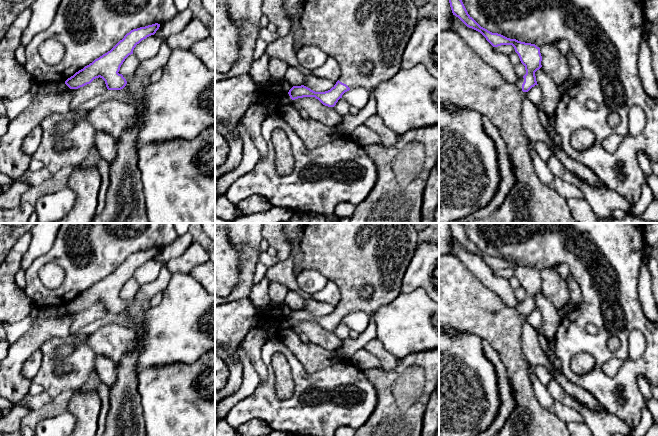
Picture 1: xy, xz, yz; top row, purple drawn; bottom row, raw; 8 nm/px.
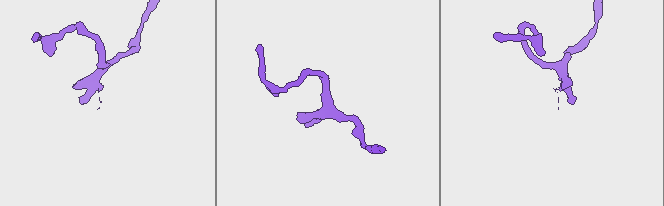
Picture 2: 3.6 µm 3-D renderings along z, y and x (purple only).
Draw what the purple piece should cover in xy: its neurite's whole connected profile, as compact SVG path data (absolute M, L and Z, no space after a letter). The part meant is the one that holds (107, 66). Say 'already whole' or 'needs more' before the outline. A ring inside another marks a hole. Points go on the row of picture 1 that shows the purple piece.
needs more; M155 23L131 30L110 51L76 72L65 81L65 84L70 89L78 89L100 77L105 81L108 90L123 89L126 91L126 85L135 76L135 73L129 76L119 74L121 65L129 55L133 54L136 45L154 35L159 27L160 24Z

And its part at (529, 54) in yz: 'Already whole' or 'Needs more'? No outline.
Needs more

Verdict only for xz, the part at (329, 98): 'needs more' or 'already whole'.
needs more

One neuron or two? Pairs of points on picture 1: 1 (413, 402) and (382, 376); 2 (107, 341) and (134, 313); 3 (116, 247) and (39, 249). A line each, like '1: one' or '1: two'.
1: one
2: two
3: two

